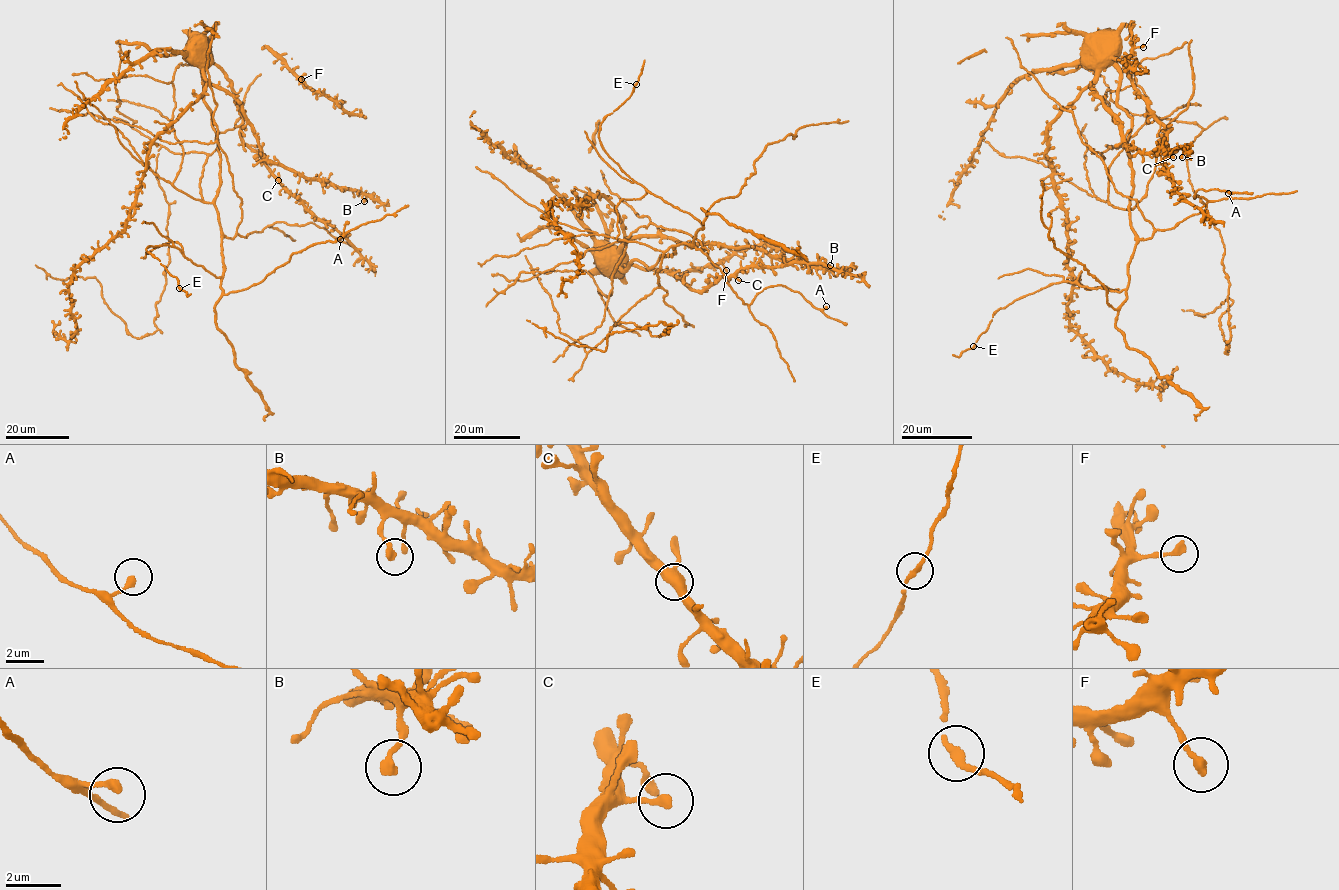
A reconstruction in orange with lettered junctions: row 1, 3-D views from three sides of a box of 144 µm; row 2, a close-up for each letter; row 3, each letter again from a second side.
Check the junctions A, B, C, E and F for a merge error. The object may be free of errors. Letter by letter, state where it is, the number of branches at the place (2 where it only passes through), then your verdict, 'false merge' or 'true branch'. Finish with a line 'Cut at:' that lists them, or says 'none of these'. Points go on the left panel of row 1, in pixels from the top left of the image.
A: (340, 239) | 1 | true branch
B: (364, 201) | 1 | true branch
C: (278, 180) | 1 | true branch
E: (179, 288) | 1 | true branch
F: (301, 79) | 1 | true branch
Cut at: none of these

